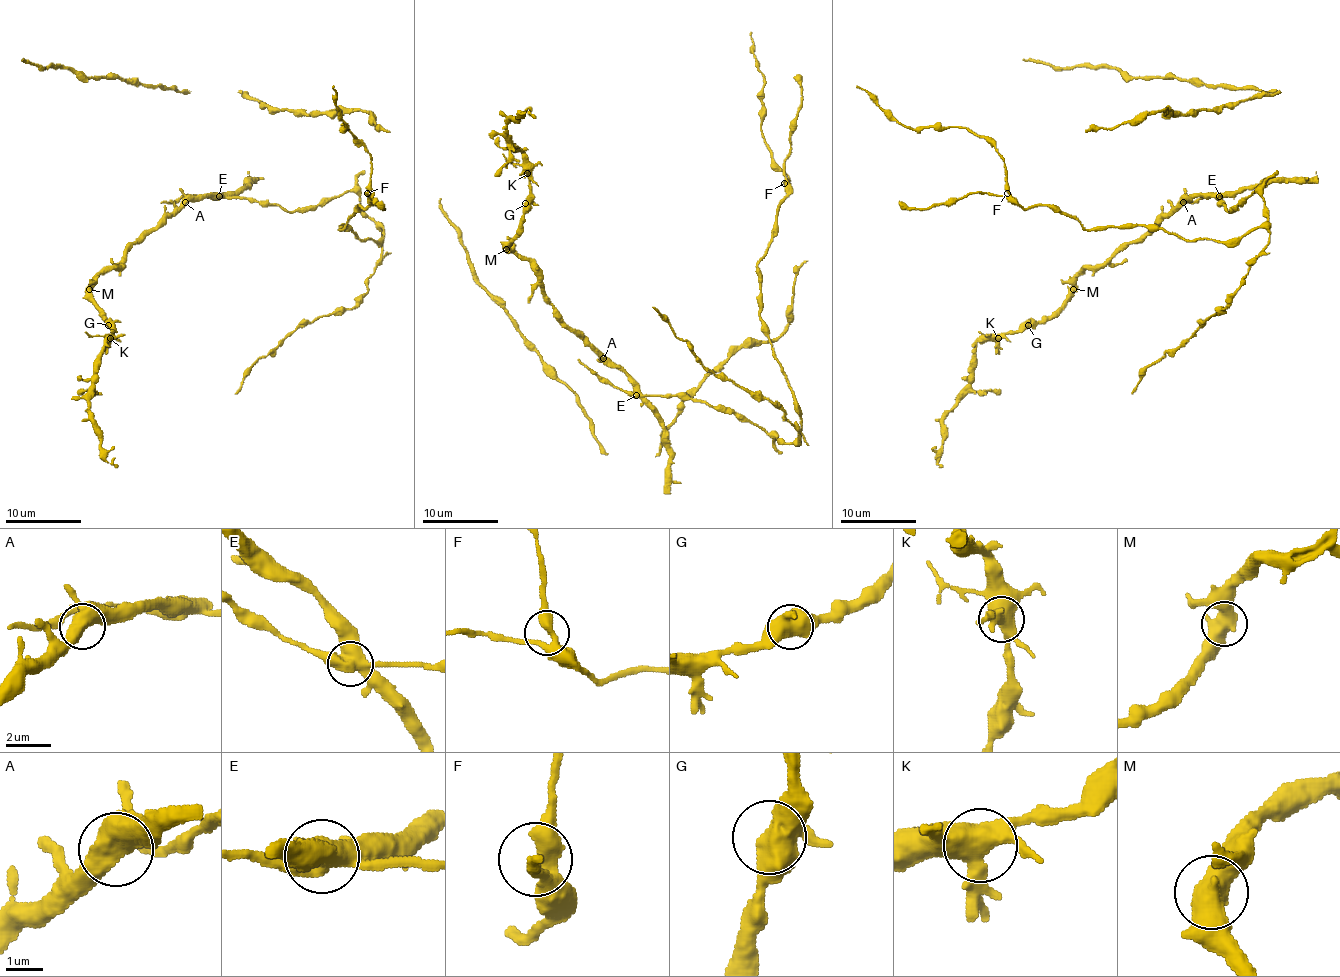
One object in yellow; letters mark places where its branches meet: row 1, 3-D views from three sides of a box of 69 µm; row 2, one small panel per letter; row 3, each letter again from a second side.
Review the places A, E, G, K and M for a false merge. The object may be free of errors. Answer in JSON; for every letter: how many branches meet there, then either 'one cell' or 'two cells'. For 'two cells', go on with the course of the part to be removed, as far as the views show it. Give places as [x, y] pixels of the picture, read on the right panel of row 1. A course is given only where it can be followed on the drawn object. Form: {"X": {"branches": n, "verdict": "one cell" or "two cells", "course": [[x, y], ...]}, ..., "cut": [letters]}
{"A": {"branches": 3, "verdict": "one cell"}, "E": {"branches": 3, "verdict": "one cell"}, "G": {"branches": 3, "verdict": "one cell"}, "K": {"branches": 3, "verdict": "one cell"}, "M": {"branches": 2, "verdict": "one cell"}, "cut": []}

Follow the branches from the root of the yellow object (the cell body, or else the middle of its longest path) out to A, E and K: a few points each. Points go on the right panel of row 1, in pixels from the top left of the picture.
A: (1236, 204), (1228, 211), (1217, 196), (1190, 196), (1183, 202)
E: (1236, 204), (1228, 211), (1219, 196)
K: (1236, 204), (1228, 211), (1217, 196), (1189, 196), (1145, 236), (1087, 266), (1051, 315), (998, 338)

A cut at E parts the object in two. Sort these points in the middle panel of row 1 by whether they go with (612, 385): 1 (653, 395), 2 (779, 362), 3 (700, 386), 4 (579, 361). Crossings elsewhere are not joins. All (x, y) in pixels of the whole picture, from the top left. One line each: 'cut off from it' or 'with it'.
1: with it
2: with it
3: cut off from it
4: with it

